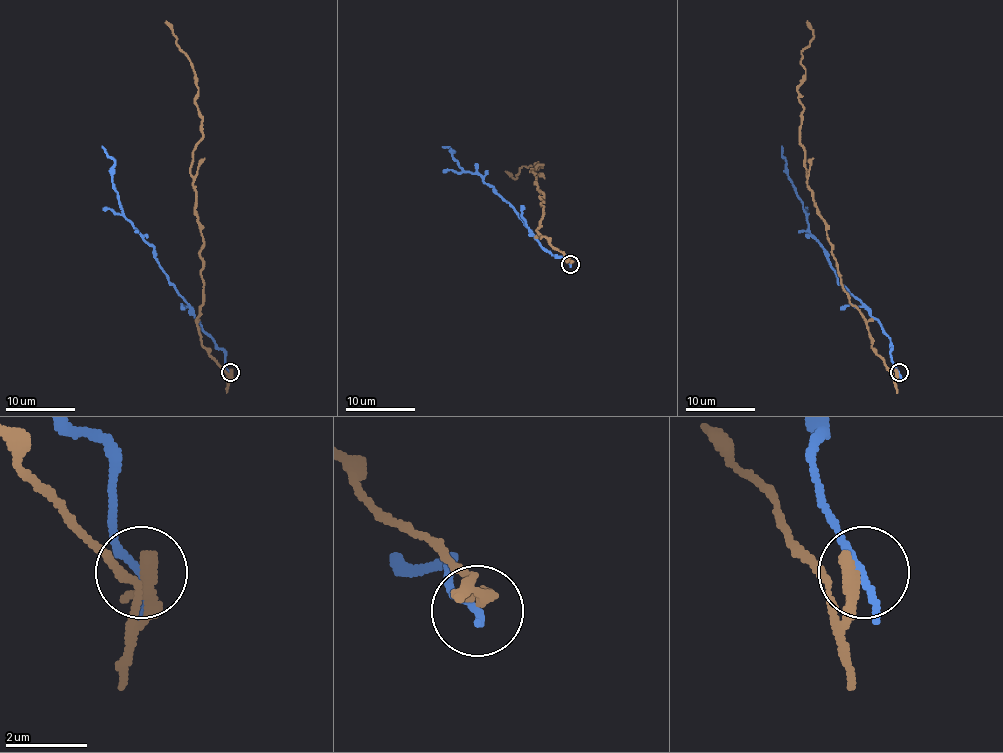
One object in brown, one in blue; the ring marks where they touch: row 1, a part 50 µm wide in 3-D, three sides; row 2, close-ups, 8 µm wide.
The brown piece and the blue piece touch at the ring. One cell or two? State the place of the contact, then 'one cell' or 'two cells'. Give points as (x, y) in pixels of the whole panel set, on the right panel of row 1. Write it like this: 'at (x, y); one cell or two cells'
at (899, 372); two cells

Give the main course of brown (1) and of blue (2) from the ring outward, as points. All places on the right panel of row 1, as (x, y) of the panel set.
1: (898, 372), (849, 302), (807, 185), (797, 87), (800, 52), (813, 38), (807, 20)
2: (898, 372), (890, 351), (890, 337), (837, 281), (837, 274), (825, 249), (809, 232), (781, 146)

